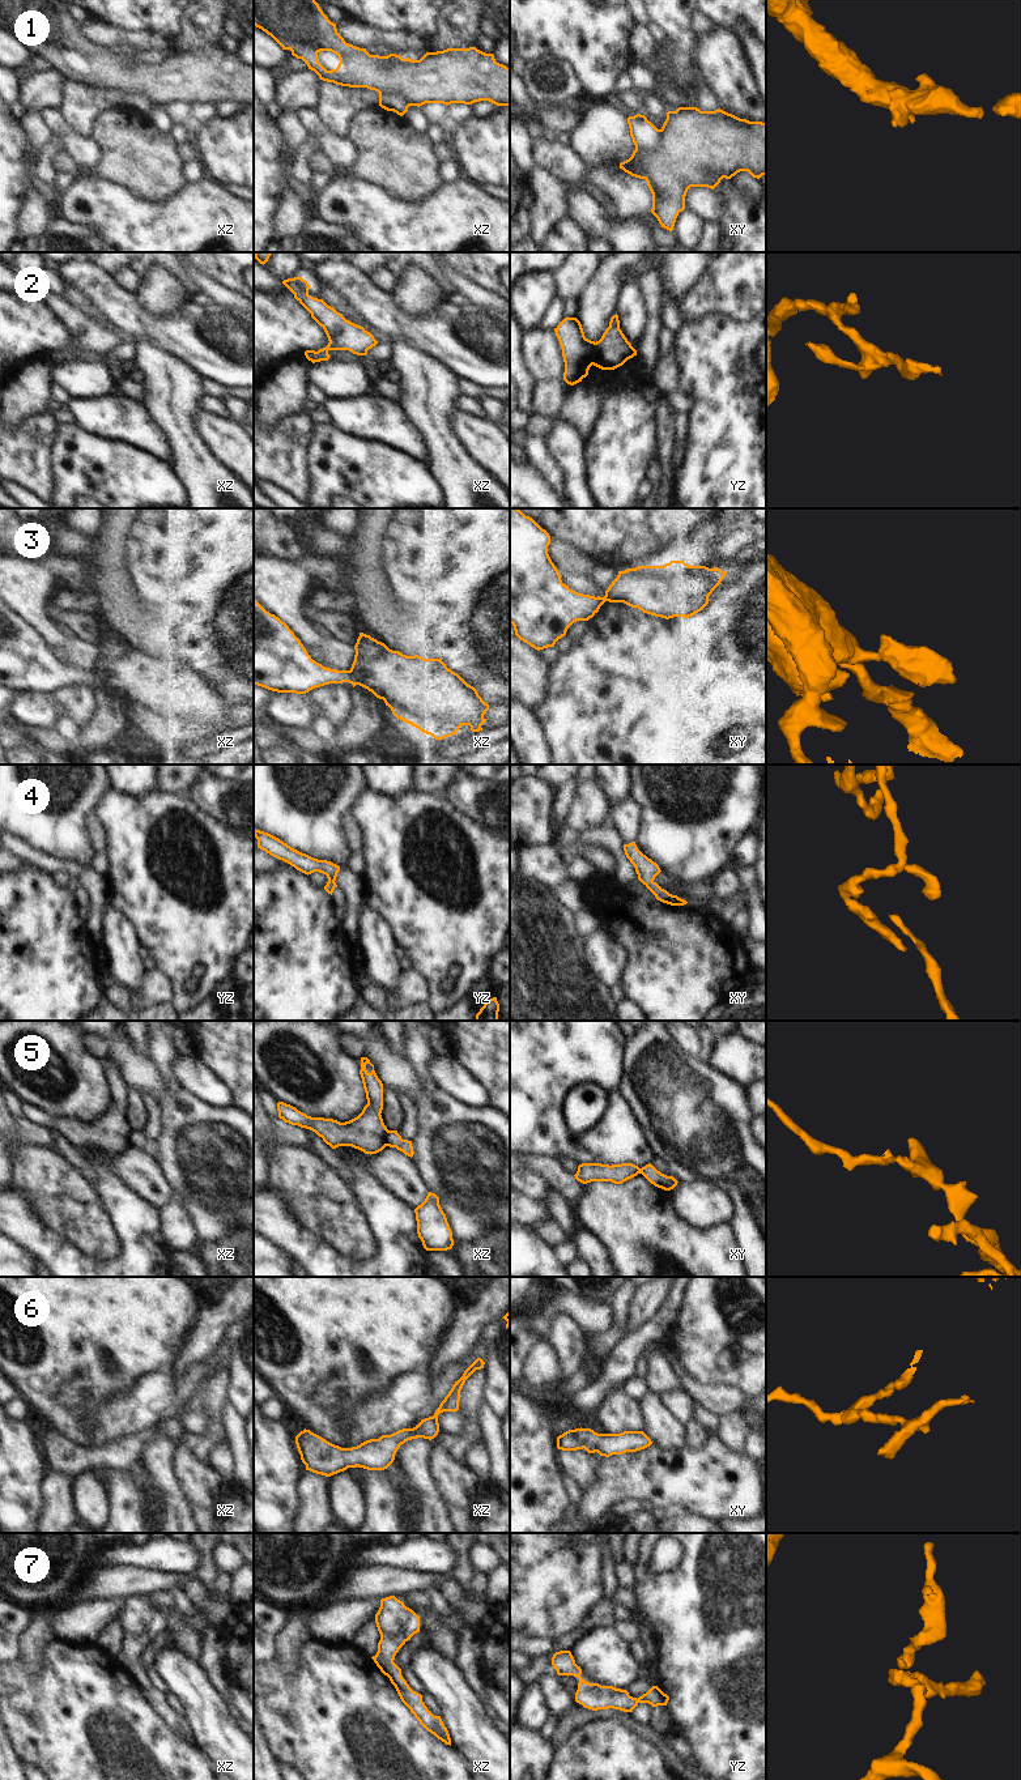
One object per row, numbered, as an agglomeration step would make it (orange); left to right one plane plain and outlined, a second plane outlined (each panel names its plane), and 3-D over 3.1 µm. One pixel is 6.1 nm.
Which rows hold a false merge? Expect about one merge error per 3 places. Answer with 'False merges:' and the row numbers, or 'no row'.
False merges: 1, 3, 5

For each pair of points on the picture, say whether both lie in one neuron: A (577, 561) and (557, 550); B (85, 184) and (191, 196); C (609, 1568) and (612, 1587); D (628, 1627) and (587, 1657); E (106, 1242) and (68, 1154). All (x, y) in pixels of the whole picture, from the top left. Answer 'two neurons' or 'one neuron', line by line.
A: one neuron
B: one neuron
C: one neuron
D: two neurons
E: two neurons

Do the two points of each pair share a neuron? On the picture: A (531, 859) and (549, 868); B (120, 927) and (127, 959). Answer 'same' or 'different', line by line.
A: same
B: same

